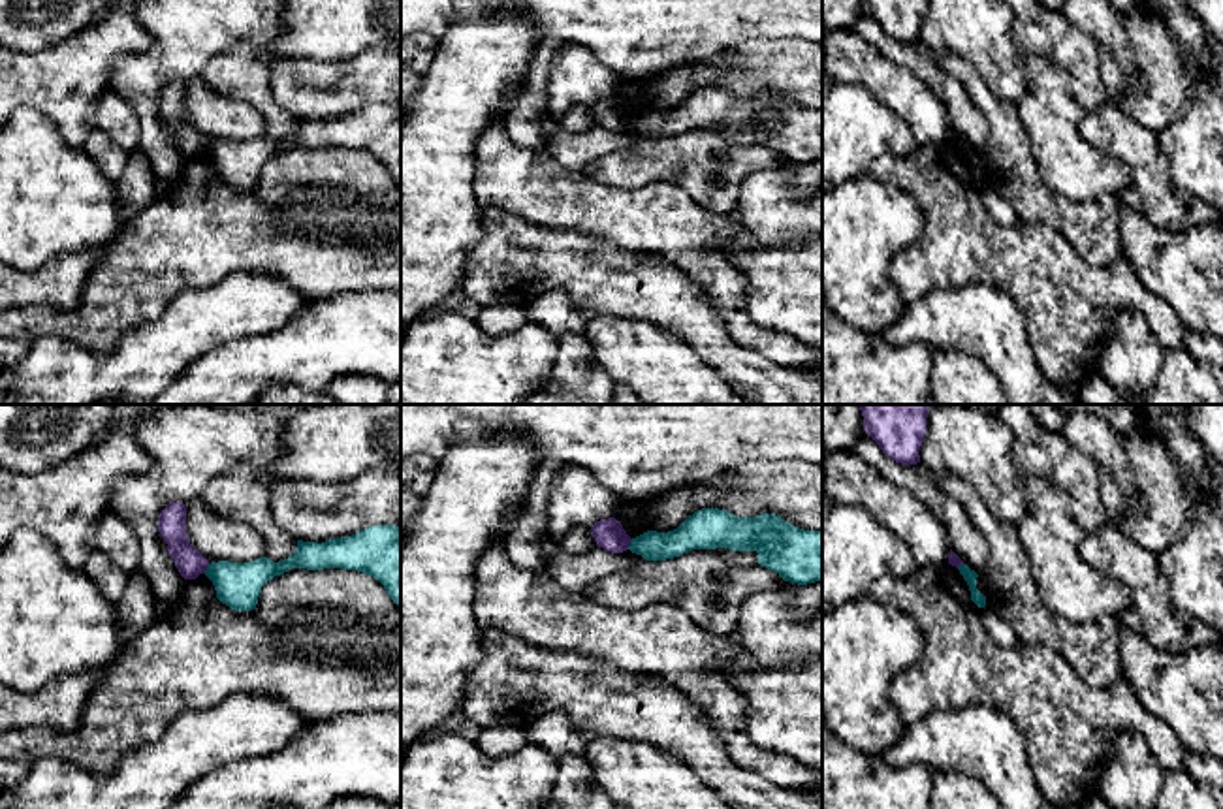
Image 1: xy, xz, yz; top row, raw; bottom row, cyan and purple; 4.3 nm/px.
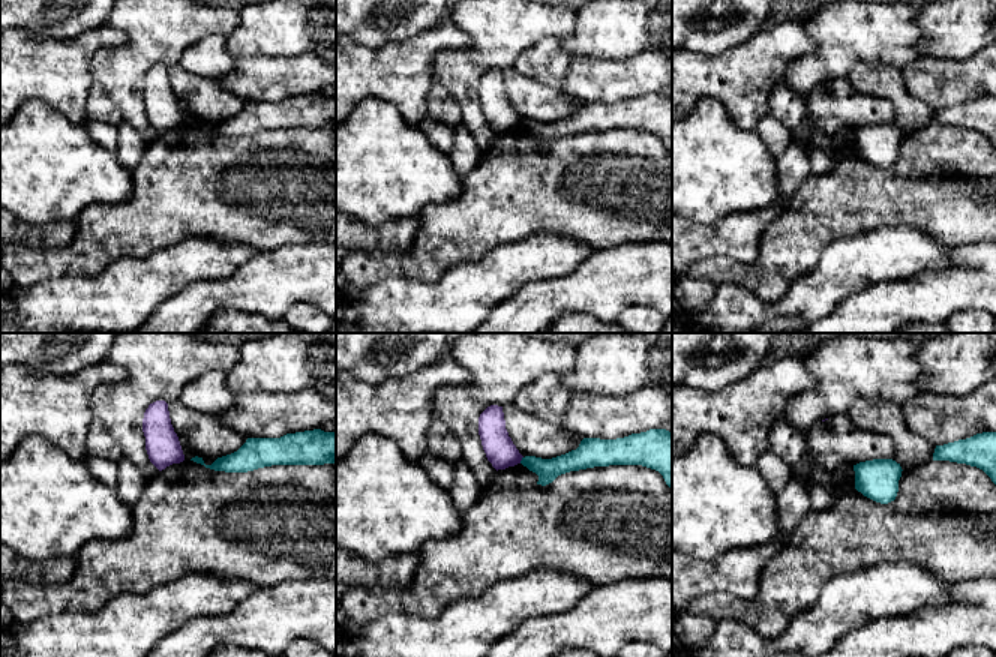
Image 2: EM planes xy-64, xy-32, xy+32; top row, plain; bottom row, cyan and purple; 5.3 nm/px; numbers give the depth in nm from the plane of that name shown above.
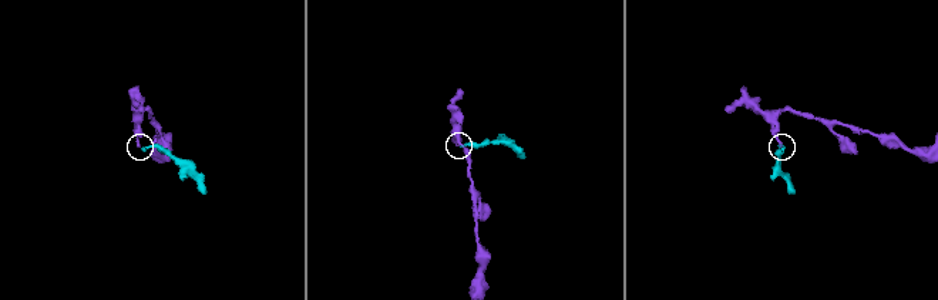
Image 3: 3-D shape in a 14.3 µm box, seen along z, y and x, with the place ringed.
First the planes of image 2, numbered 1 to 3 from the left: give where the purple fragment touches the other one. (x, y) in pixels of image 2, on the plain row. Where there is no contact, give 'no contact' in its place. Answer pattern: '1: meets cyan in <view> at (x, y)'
1: no contact
2: meets cyan in xy-32 at (522, 123)
3: no contact

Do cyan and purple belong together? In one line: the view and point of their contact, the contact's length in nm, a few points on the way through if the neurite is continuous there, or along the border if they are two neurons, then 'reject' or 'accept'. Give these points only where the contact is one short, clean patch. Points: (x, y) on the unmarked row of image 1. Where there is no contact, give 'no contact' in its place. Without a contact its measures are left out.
xy (207, 147) | 60 nm | along xy (211, 142), (204, 151) | reject

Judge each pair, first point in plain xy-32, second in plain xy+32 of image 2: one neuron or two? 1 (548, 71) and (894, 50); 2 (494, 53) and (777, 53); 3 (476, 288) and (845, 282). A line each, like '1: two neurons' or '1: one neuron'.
1: two neurons
2: two neurons
3: one neuron

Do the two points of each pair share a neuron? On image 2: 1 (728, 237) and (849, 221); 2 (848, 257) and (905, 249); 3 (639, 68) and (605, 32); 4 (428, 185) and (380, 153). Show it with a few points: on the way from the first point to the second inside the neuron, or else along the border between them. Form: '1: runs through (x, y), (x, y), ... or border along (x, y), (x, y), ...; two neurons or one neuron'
1: border along (785, 207), (764, 230), (758, 258), (741, 263); two neurons
2: runs through (861, 257), (891, 254); one neuron
3: border along (656, 50), (642, 50), (629, 57), (593, 57); two neurons
4: runs through (416, 174), (399, 173), (392, 165); one neuron

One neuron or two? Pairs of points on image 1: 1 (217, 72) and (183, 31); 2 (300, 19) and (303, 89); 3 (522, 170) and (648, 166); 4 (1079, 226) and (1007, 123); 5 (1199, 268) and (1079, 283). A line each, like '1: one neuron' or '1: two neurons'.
1: two neurons
2: two neurons
3: two neurons
4: one neuron
5: two neurons

